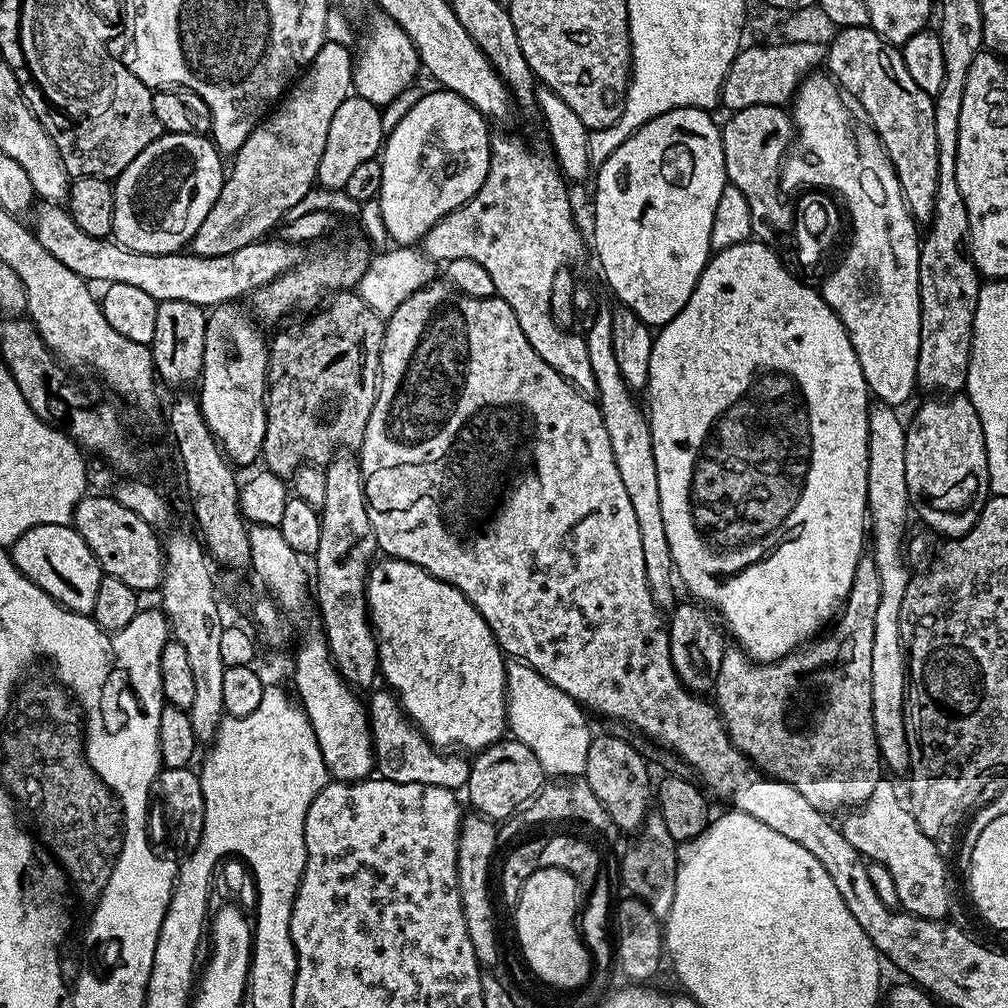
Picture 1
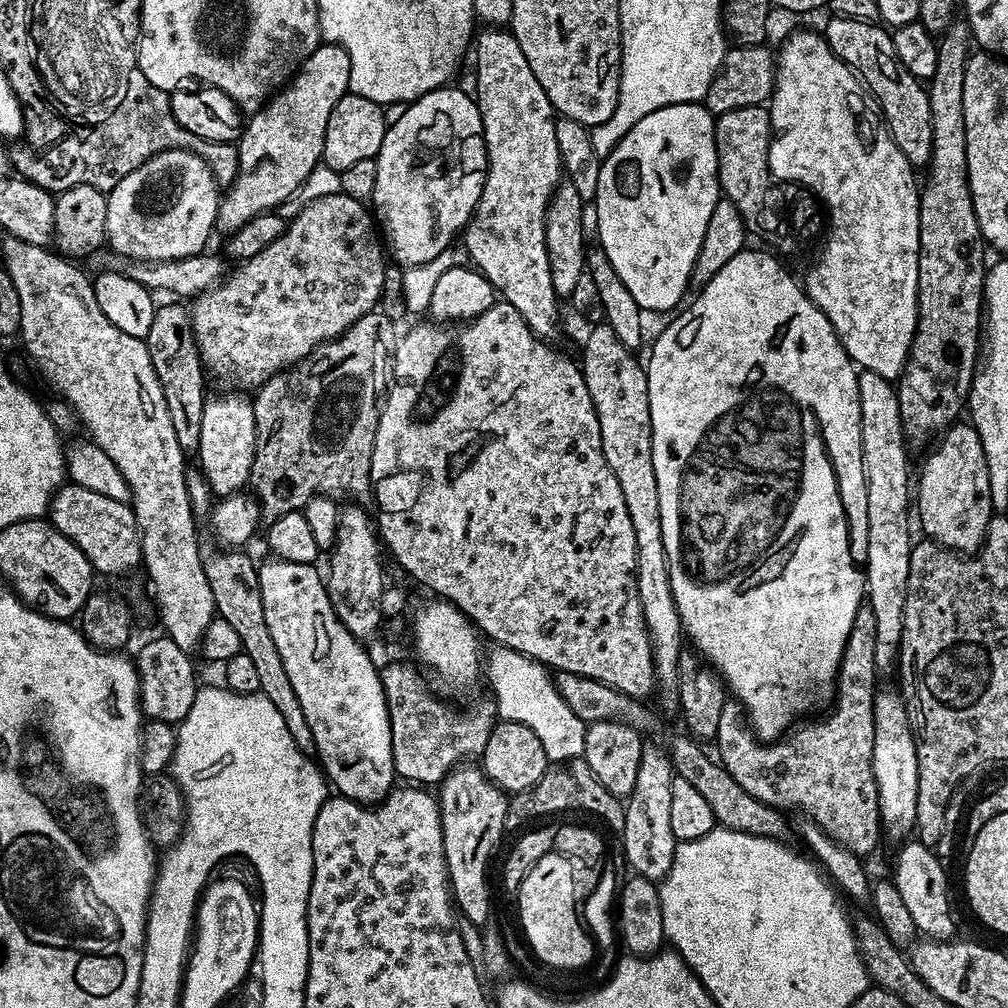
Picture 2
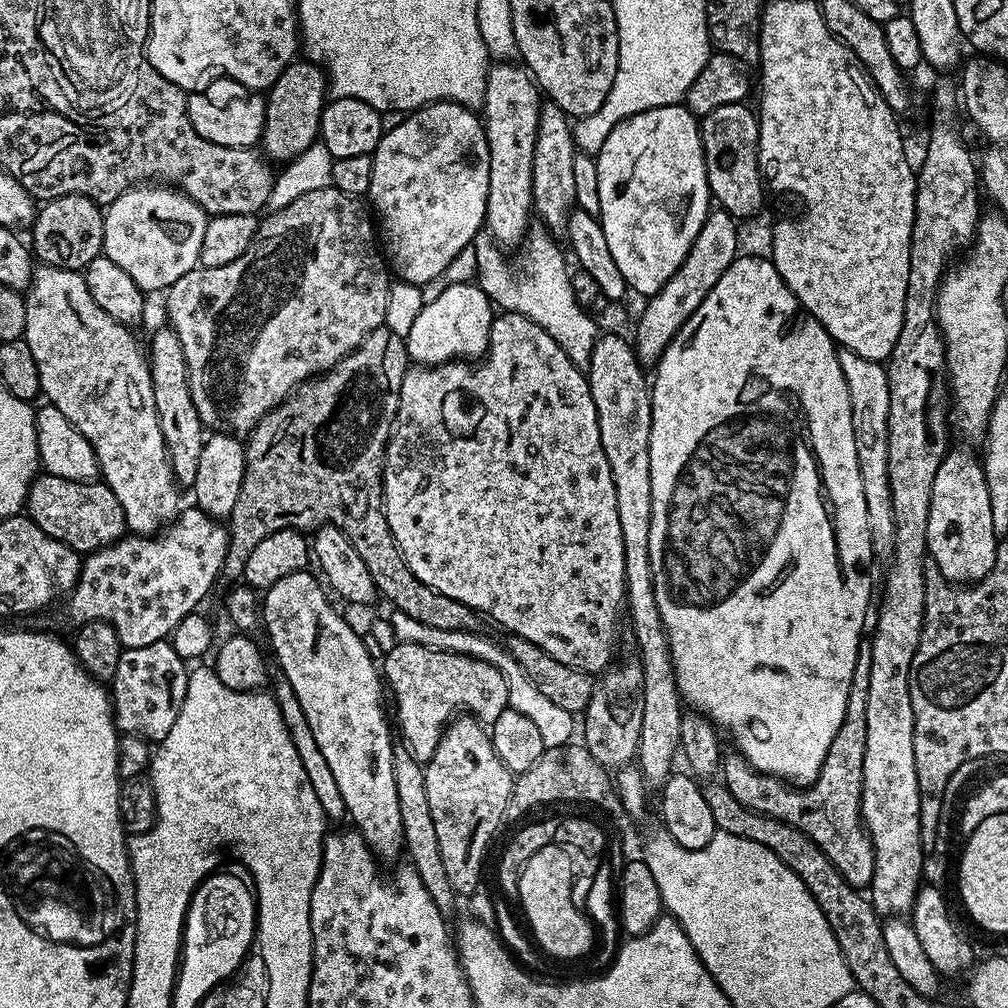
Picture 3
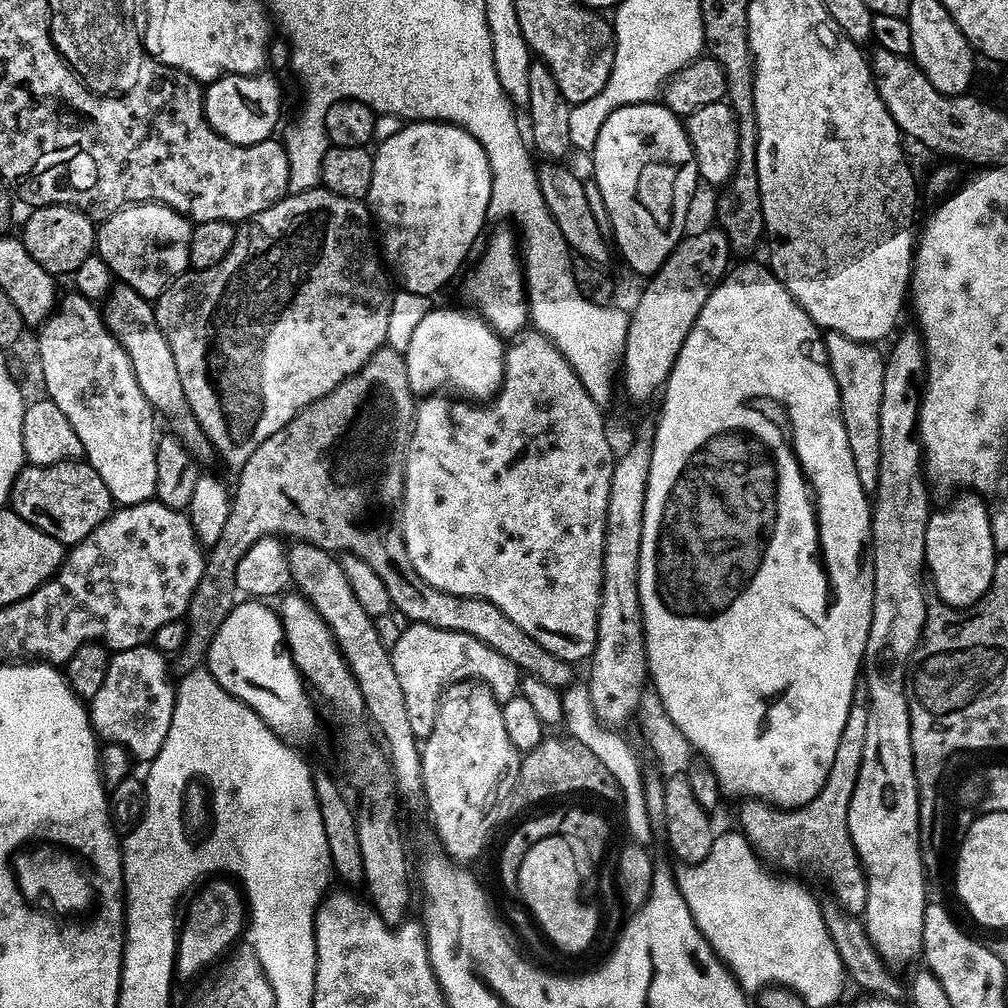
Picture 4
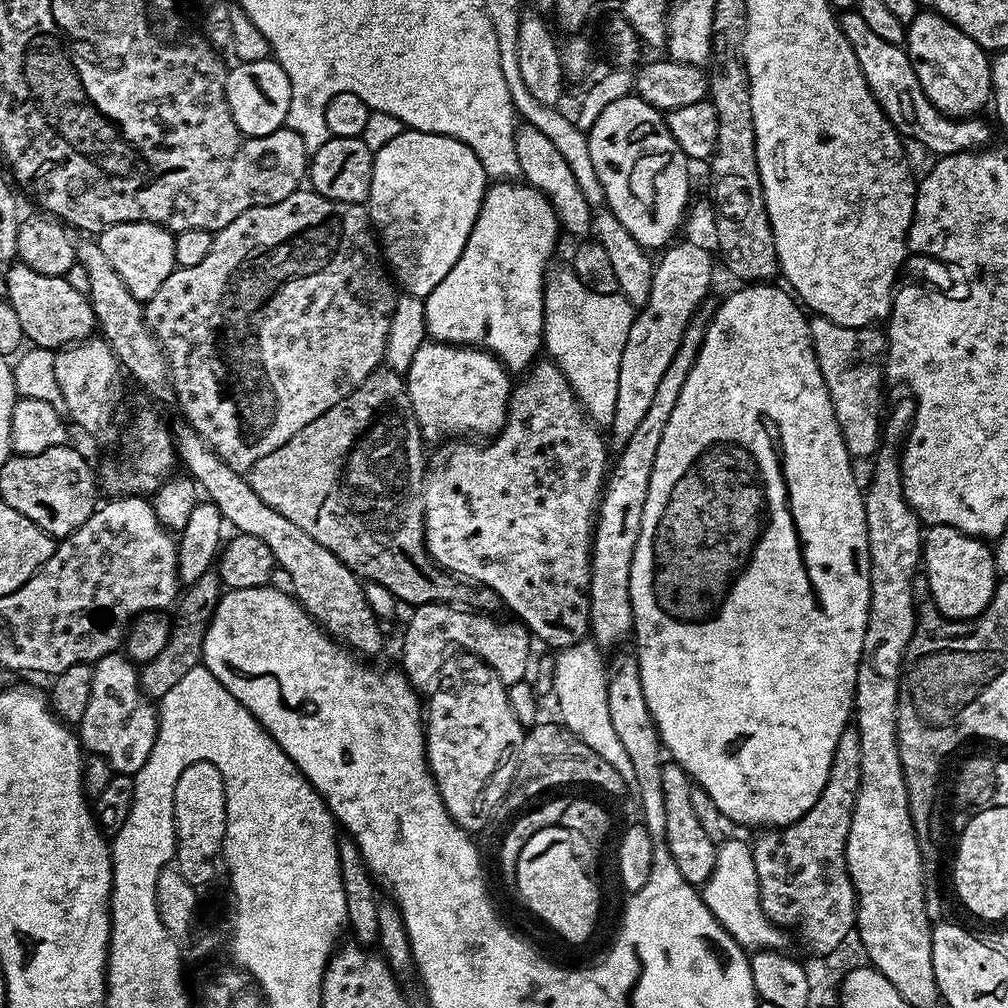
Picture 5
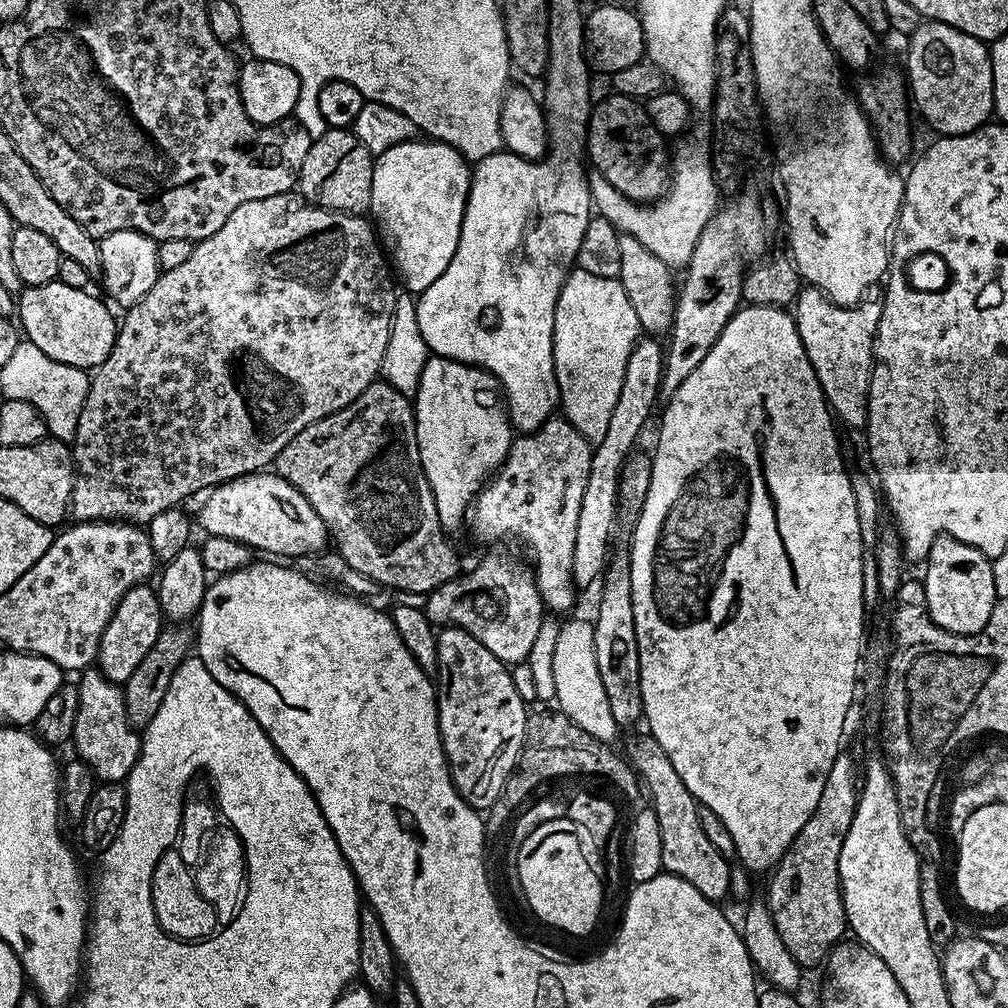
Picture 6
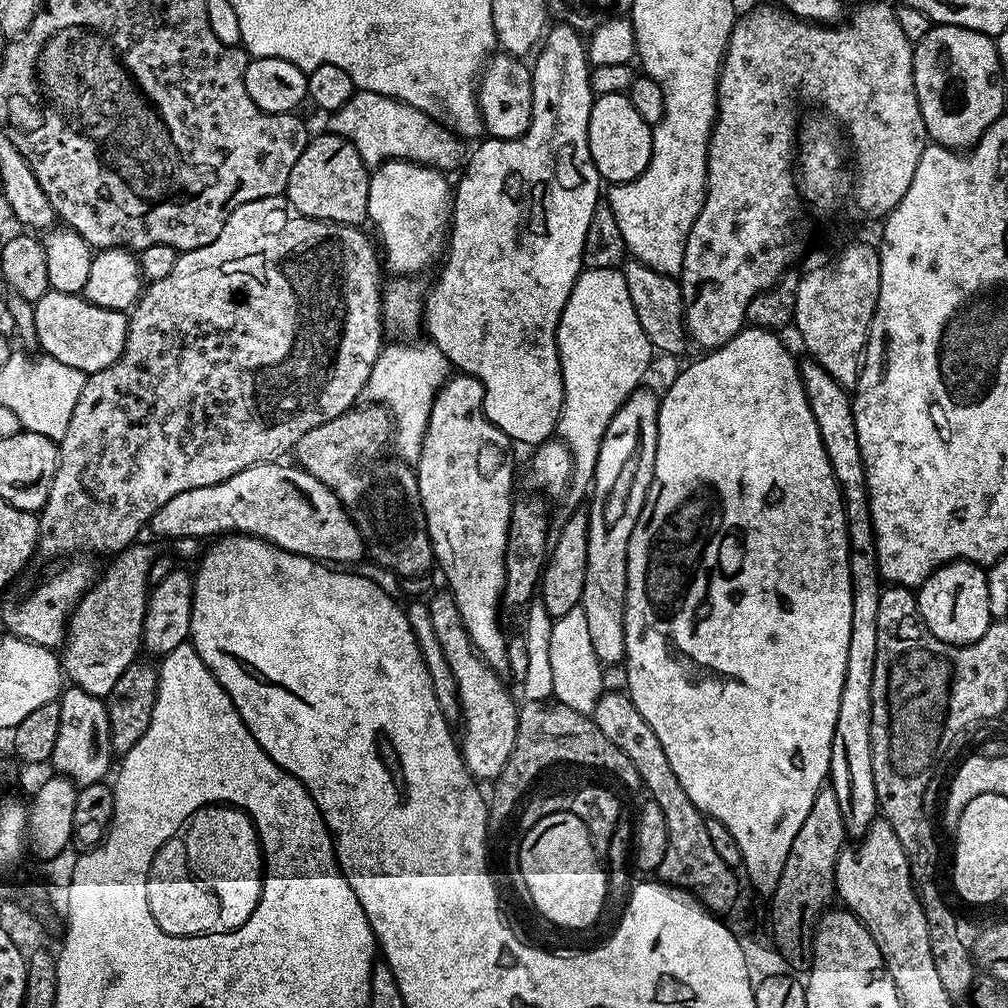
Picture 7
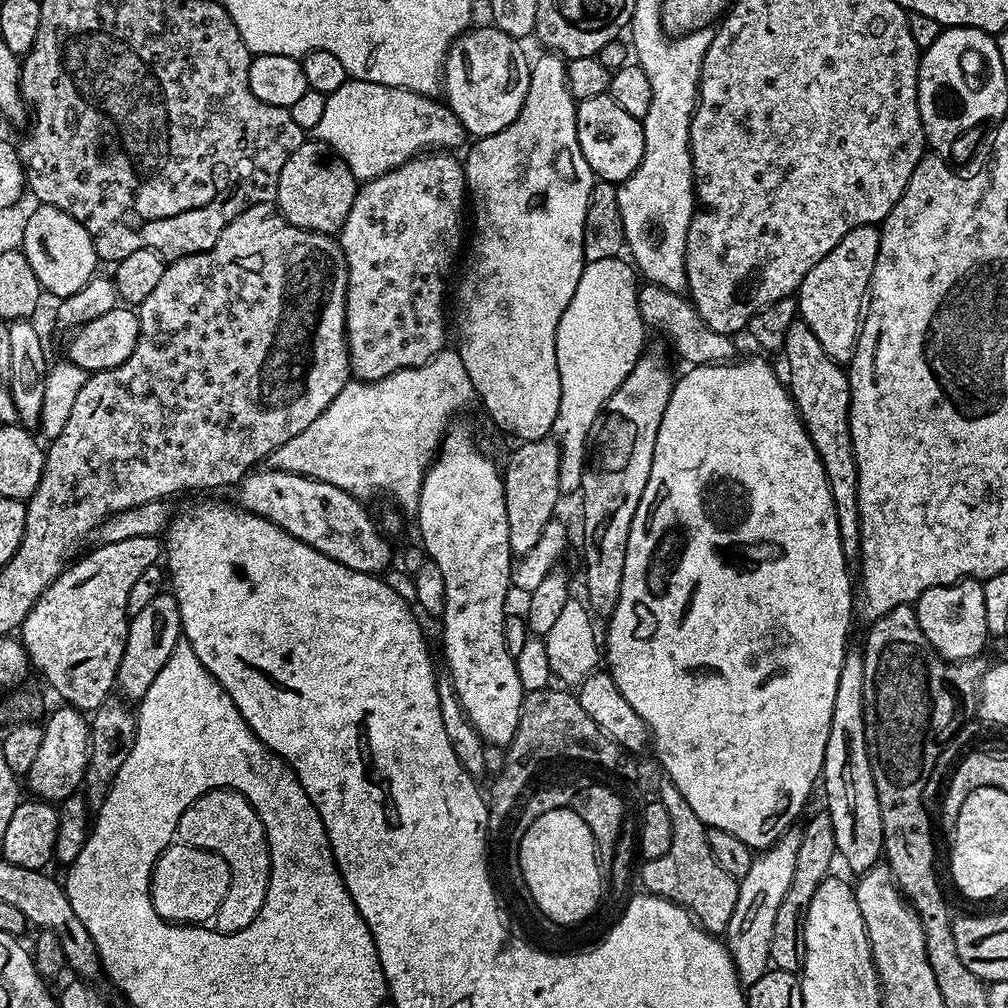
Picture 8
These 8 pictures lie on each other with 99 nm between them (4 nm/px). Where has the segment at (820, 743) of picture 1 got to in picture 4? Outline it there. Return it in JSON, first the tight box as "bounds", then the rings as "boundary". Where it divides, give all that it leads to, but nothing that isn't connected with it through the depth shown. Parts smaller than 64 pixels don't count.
{"bounds":[739,690,868,914],"boundary":[[[857,690],[852,695],[850,714],[846,718],[846,726],[842,730],[842,738],[838,738],[838,751],[834,753],[834,766],[830,766],[830,774],[822,786],[822,790],[810,802],[800,808],[777,808],[764,800],[744,798],[740,804],[739,831],[748,839],[748,845],[760,857],[765,865],[784,874],[800,874],[796,872],[813,872],[828,883],[831,899],[841,908],[853,914],[863,913],[866,906],[866,890],[868,879],[864,876],[864,867],[856,853],[854,842],[850,838],[848,815],[850,814],[850,798],[854,794],[854,786],[858,782],[858,774],[862,766],[862,750],[866,746],[866,722],[868,721],[868,693]]]}

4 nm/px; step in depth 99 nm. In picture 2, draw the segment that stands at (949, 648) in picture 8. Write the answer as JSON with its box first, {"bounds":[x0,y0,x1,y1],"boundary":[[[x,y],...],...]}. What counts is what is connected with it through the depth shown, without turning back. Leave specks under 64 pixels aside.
{"bounds":[914,422,994,554],"boundary":[[[957,422],[937,440],[940,441],[936,449],[925,458],[920,468],[920,481],[914,484],[914,512],[920,515],[923,535],[927,539],[935,540],[940,547],[957,554],[972,554],[984,543],[984,535],[994,515],[990,498],[990,474],[986,470],[982,438],[978,438],[978,430],[971,422]]]}

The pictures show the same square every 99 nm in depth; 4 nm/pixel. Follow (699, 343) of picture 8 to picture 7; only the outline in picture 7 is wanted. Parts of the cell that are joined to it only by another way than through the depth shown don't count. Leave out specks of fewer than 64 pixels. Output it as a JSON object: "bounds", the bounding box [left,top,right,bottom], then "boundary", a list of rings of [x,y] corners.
{"bounds":[622,262,690,356],"boundary":[[[628,262],[622,268],[626,278],[626,290],[630,290],[630,302],[634,302],[634,314],[638,314],[638,323],[642,326],[642,334],[652,343],[657,353],[665,352],[668,356],[680,356],[690,348],[688,328],[684,325],[684,299],[680,293],[677,277],[658,274],[658,270],[650,270],[650,266]]]}

